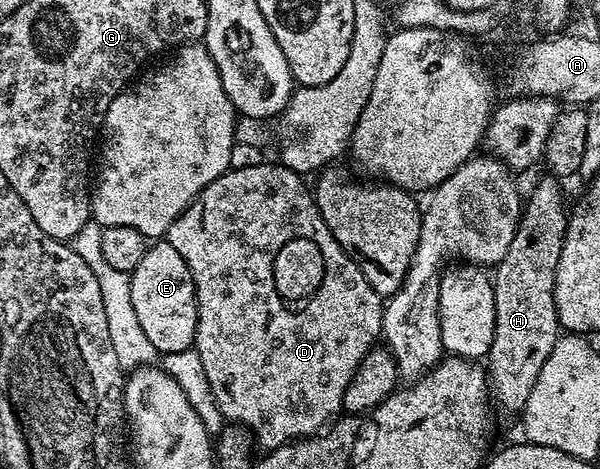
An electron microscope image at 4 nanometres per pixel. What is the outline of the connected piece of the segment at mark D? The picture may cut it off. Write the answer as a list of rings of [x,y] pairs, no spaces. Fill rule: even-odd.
[[[280,162],[274,164],[249,164],[246,168],[237,168],[238,166],[230,167],[229,171],[225,172],[219,178],[215,178],[215,182],[208,184],[196,198],[185,207],[179,214],[179,218],[175,218],[175,222],[171,222],[167,233],[167,242],[171,246],[175,246],[175,250],[179,250],[179,258],[183,258],[183,262],[187,262],[187,266],[191,270],[191,278],[193,285],[197,291],[197,338],[195,341],[195,350],[199,354],[199,358],[203,358],[203,370],[207,373],[207,382],[211,382],[211,390],[213,396],[217,400],[217,406],[221,411],[222,417],[226,421],[232,422],[234,425],[240,426],[248,430],[255,437],[258,445],[262,444],[262,449],[272,450],[281,448],[284,444],[294,440],[316,436],[322,431],[342,411],[343,394],[347,390],[347,386],[351,382],[351,378],[357,372],[359,362],[363,359],[370,348],[378,343],[381,336],[381,313],[383,311],[383,300],[375,294],[375,290],[371,290],[371,286],[367,282],[367,278],[363,278],[363,270],[359,270],[356,260],[344,252],[339,246],[339,242],[335,242],[335,238],[331,234],[331,230],[327,230],[327,222],[323,222],[321,211],[317,205],[314,193],[304,184],[302,177],[298,173],[293,172],[290,168],[285,167]]]

